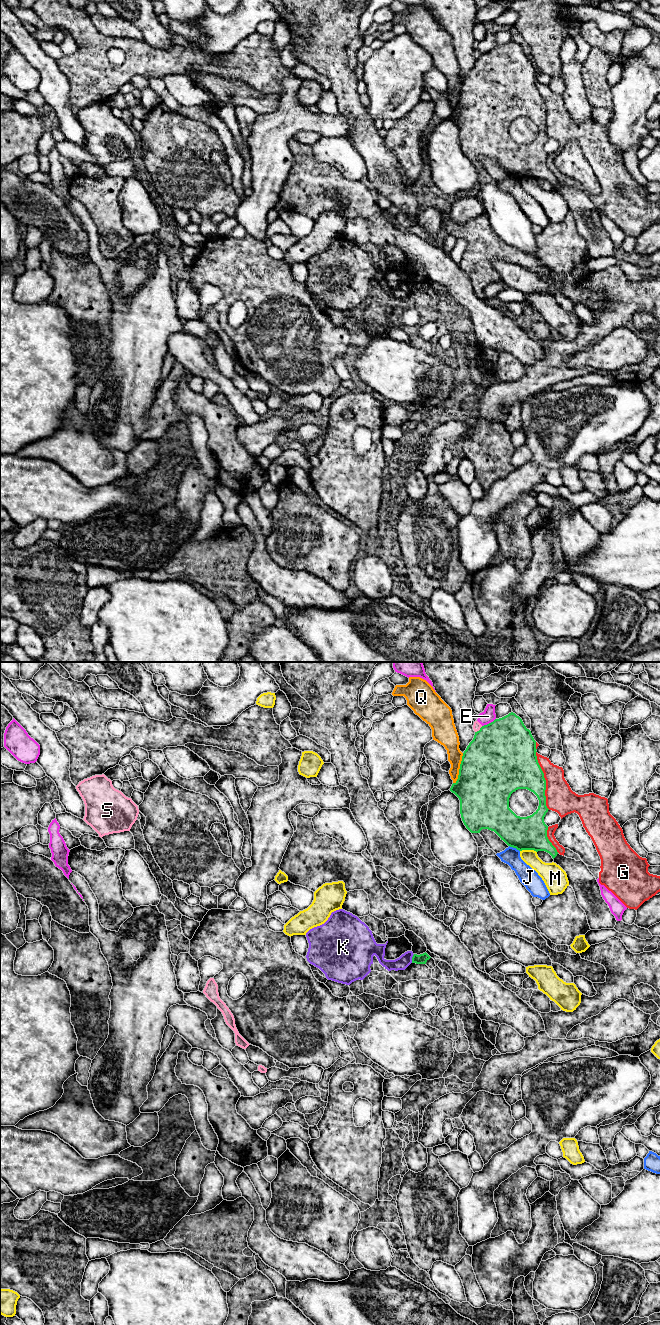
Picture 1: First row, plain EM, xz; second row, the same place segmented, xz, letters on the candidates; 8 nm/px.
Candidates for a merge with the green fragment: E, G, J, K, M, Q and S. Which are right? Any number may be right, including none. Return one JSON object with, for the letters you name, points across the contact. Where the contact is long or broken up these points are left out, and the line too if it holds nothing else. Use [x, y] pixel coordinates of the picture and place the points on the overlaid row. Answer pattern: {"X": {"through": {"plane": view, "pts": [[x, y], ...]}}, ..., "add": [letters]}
{"add": []}

